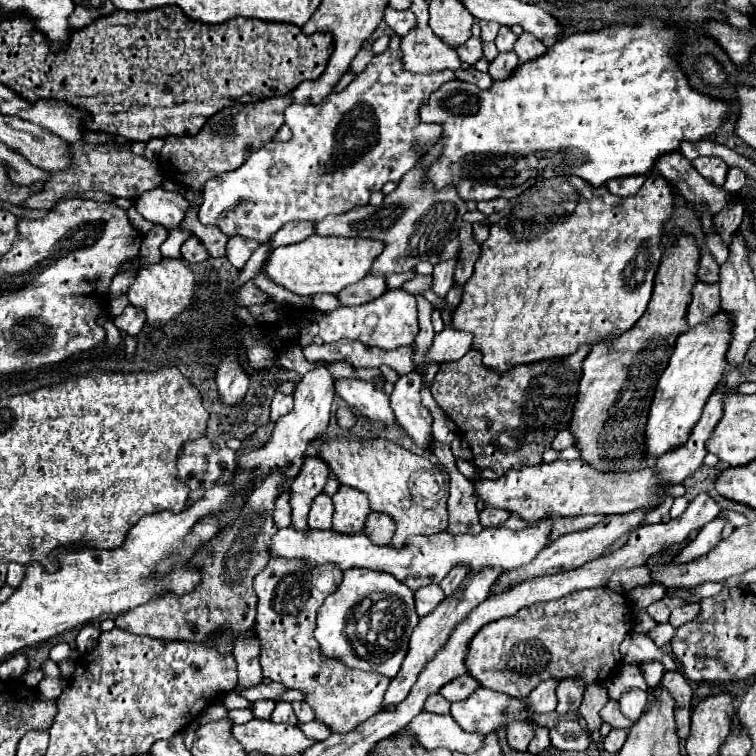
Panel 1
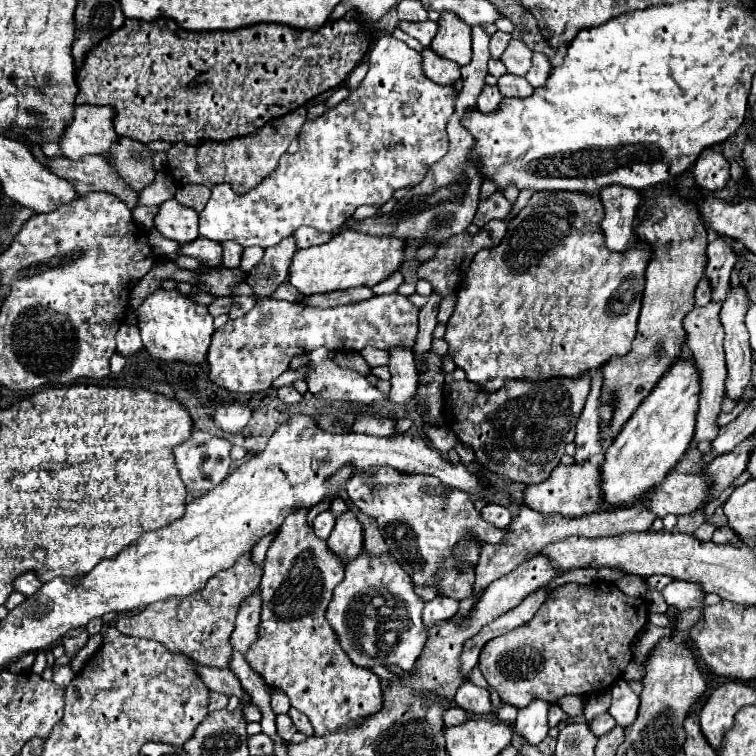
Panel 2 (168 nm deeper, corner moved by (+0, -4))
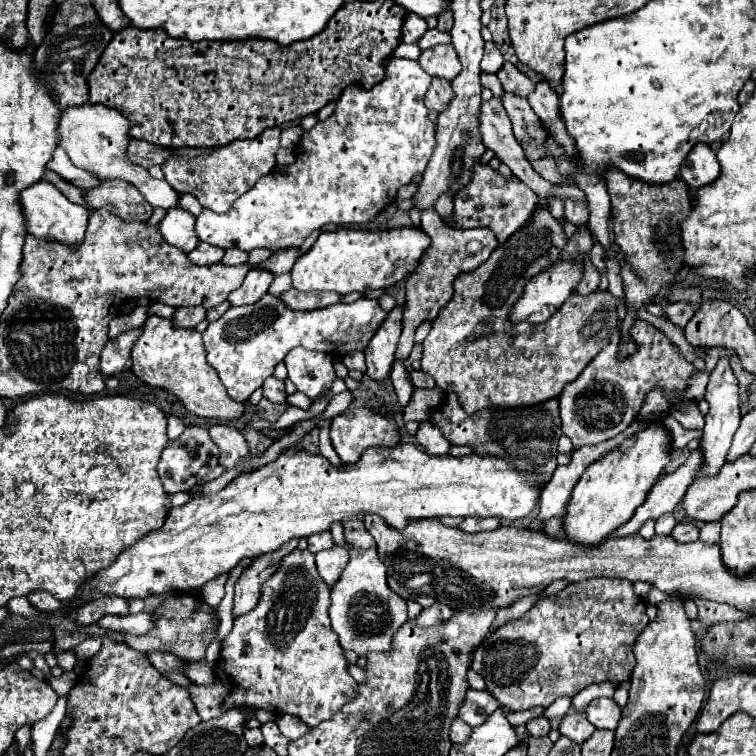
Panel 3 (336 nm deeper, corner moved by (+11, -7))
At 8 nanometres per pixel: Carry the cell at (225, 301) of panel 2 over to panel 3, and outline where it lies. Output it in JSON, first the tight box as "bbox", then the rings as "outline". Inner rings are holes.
{"bbox":[172,306,206,328],"outline":[[[188,306],[188,308],[176,308],[172,316],[172,324],[176,328],[196,328],[198,322],[206,318],[206,310],[200,306]]]}

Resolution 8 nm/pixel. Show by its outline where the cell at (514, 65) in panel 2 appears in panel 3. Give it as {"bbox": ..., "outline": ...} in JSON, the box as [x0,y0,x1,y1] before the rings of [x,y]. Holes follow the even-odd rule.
{"bbox":[498,62,534,98],"outline":[[[510,62],[504,64],[504,68],[498,72],[498,78],[502,82],[502,88],[510,94],[528,98],[528,94],[534,90],[534,82],[530,82],[530,78],[526,74],[522,74],[516,66],[512,66]]]}

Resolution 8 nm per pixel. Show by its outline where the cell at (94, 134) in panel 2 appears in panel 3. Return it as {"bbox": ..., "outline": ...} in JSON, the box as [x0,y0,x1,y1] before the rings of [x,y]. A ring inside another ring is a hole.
{"bbox":[58,104,180,210],"outline":[[[84,104],[78,108],[68,108],[60,116],[58,136],[60,136],[58,146],[66,150],[72,164],[80,168],[88,168],[88,172],[96,172],[96,176],[104,176],[104,180],[120,178],[134,184],[152,206],[160,206],[164,210],[178,208],[180,194],[170,184],[166,184],[166,180],[154,180],[146,168],[136,166],[128,160],[126,156],[126,148],[130,140],[128,120],[124,120],[124,116],[114,108],[100,106],[100,104]]]}

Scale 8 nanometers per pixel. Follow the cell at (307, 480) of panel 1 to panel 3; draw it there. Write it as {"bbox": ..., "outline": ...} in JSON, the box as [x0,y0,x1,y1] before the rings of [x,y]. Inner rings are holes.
{"bbox":[188,550,356,728],"outline":[[[294,550],[290,556],[284,556],[284,562],[280,562],[276,574],[262,586],[258,606],[248,614],[234,618],[234,628],[222,640],[220,660],[214,668],[214,682],[208,686],[194,684],[188,688],[200,718],[206,722],[222,716],[230,708],[242,710],[244,722],[252,718],[254,710],[266,710],[278,716],[292,714],[310,728],[332,718],[344,704],[348,704],[348,700],[352,700],[352,696],[356,696],[356,680],[348,674],[348,660],[338,644],[338,636],[330,628],[328,608],[330,586],[326,586],[318,576],[314,554],[308,550]],[[212,690],[218,700],[210,700]]]}

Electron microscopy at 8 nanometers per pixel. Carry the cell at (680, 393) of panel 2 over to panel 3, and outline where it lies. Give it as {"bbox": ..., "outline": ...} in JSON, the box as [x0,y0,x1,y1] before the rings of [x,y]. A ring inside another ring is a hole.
{"bbox":[564,424,670,546],"outline":[[[652,424],[624,442],[622,448],[608,452],[602,460],[590,464],[580,476],[566,504],[564,532],[570,542],[598,546],[620,524],[626,524],[636,508],[646,500],[650,488],[658,480],[664,466],[670,462],[670,434],[662,424]]]}

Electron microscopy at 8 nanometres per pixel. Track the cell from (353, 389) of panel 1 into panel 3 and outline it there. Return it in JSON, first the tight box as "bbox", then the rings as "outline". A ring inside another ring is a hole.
{"bbox":[284,346,336,400],"outline":[[[298,346],[286,354],[284,364],[288,368],[288,378],[312,400],[318,398],[324,388],[330,388],[336,378],[330,356],[318,350]]]}

